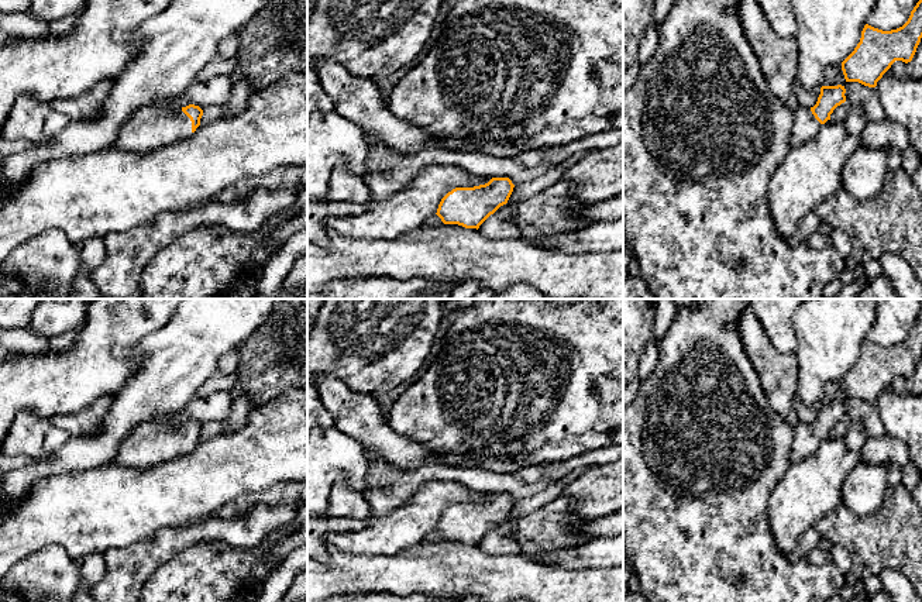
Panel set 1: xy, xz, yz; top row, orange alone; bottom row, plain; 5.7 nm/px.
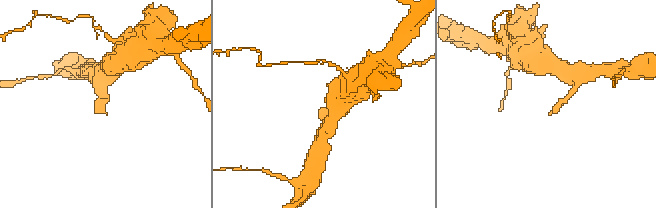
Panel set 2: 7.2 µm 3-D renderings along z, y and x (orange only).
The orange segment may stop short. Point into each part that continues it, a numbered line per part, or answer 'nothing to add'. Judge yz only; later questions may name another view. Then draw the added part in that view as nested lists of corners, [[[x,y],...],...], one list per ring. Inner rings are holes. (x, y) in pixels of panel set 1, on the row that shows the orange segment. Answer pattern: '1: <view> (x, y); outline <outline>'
1: yz (805, 127); outline [[[798,107],[794,111],[794,117],[795,120],[789,135],[791,148],[802,145],[809,140],[815,138],[822,125],[808,107]]]

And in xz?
nothing to add

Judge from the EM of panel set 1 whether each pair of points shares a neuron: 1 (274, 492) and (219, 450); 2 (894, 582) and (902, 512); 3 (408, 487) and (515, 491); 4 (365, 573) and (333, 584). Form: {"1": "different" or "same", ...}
{"1": "different", "2": "different", "3": "same", "4": "same"}

